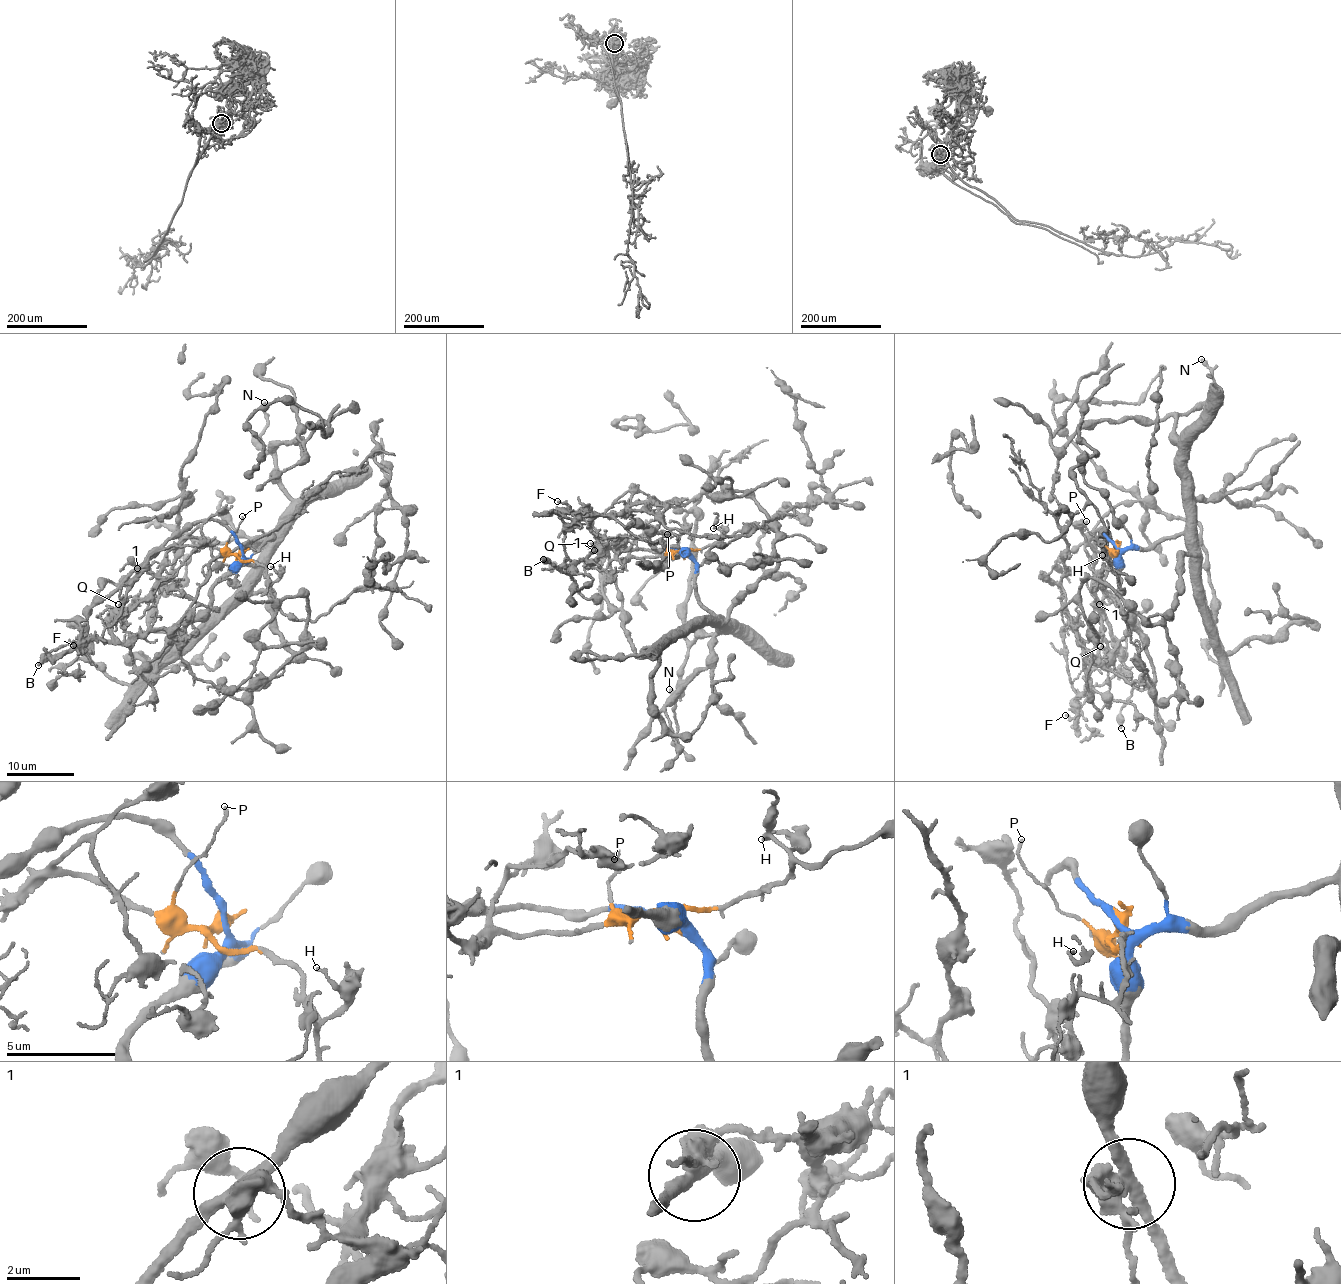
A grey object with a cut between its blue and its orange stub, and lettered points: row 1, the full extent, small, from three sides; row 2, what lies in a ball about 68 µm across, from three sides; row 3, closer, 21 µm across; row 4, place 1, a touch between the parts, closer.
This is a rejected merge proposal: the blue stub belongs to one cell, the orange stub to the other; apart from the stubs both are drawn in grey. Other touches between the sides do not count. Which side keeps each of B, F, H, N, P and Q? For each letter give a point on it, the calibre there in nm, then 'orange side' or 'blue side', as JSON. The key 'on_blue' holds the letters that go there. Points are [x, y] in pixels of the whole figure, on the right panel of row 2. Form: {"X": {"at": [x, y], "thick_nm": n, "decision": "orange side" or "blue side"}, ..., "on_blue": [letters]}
{"B": {"at": [1121, 728], "thick_nm": 320, "decision": "blue side"}, "F": {"at": [1065, 715], "thick_nm": 120, "decision": "orange side"}, "H": {"at": [1102, 555], "thick_nm": 130, "decision": "orange side"}, "N": {"at": [1201, 359], "thick_nm": 400, "decision": "blue side"}, "P": {"at": [1086, 521], "thick_nm": 110, "decision": "orange side"}, "Q": {"at": [1100, 646], "thick_nm": 110, "decision": "orange side"}, "on_blue": ["B", "N"]}

